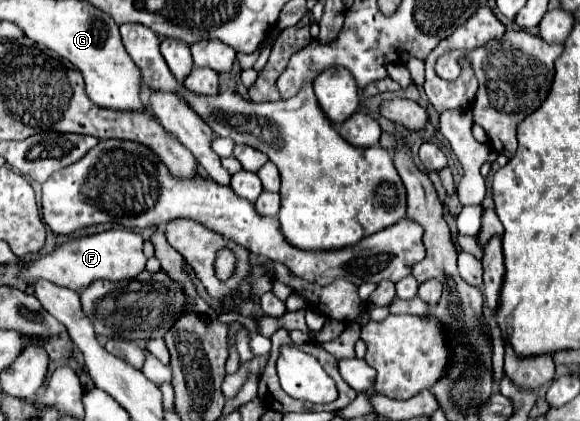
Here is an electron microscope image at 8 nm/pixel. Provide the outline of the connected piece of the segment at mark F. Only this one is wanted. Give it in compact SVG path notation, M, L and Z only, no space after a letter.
M111 229L99 235L71 239L51 255L31 259L27 273L23 275L27 281L33 279L49 279L59 287L67 287L73 291L83 291L93 279L107 279L107 281L123 281L133 279L145 269L147 257L143 253L143 237L141 233L129 229Z

